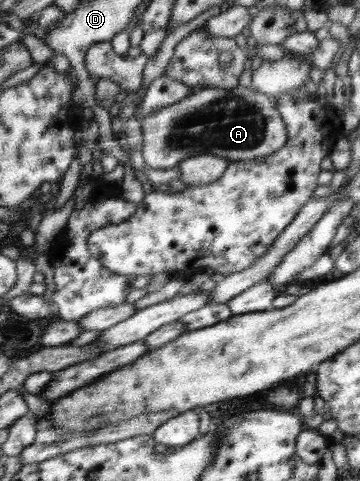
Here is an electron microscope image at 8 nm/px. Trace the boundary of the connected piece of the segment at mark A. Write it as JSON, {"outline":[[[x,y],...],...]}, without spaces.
{"outline":[[[237,85],[232,89],[194,90],[190,96],[162,108],[141,124],[142,157],[150,168],[172,168],[182,160],[210,155],[228,160],[259,161],[281,151],[288,142],[288,129],[277,108],[276,98],[252,88]]]}

